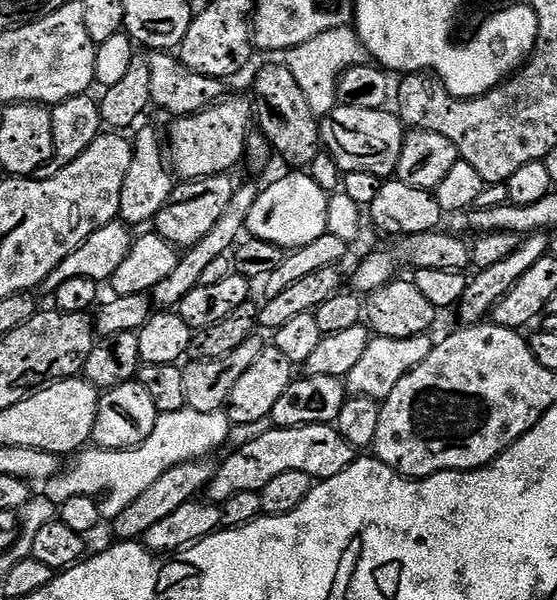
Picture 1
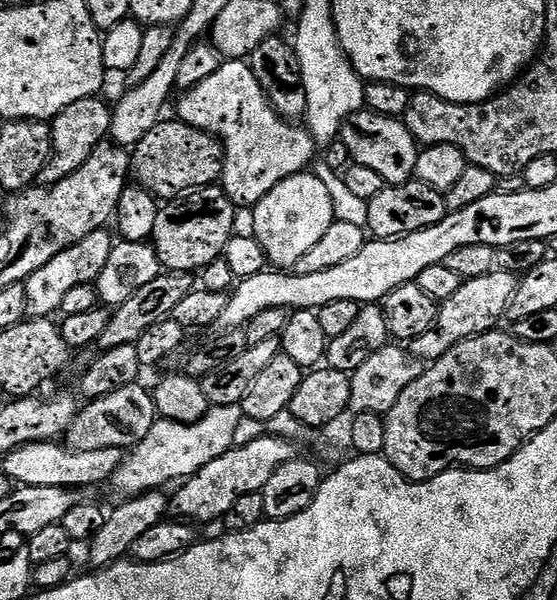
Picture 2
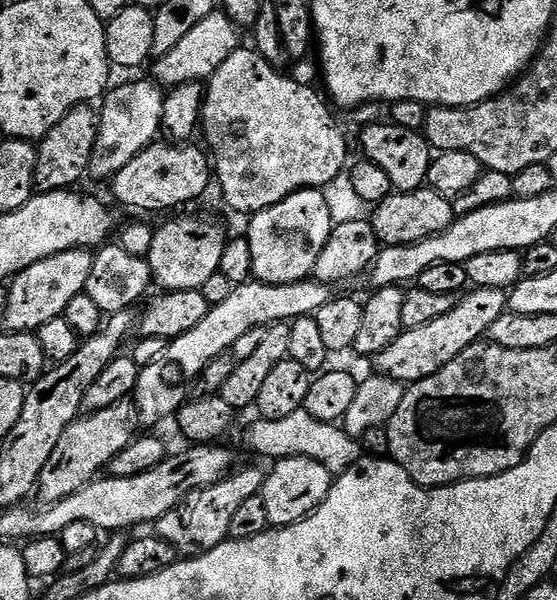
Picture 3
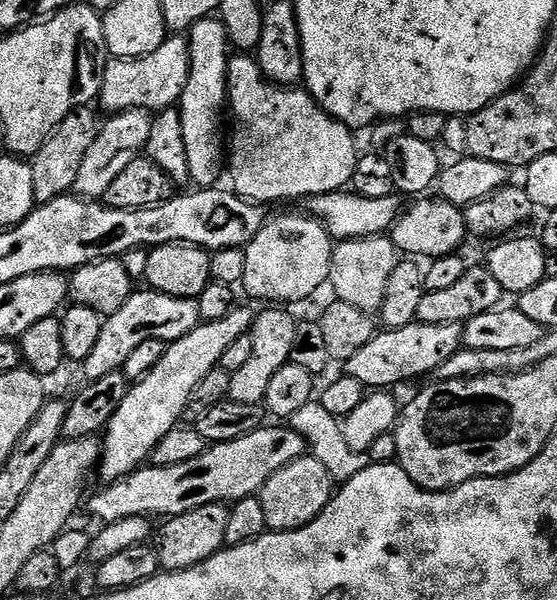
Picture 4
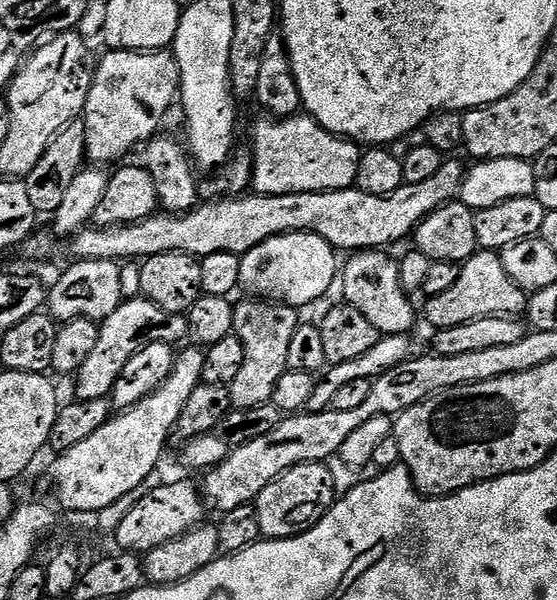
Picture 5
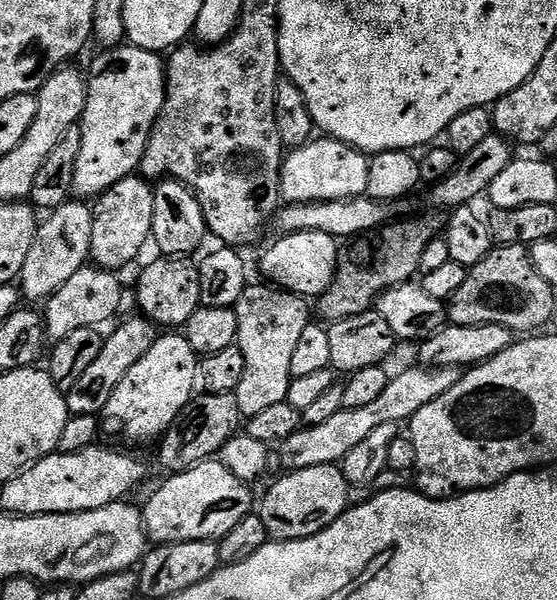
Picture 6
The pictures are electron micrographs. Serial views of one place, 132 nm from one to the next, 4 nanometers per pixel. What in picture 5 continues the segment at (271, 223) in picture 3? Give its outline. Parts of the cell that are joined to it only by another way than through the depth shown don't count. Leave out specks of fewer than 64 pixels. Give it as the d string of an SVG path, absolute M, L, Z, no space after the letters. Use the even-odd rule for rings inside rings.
M288 232L284 236L275 236L249 252L240 256L240 288L249 297L259 298L273 304L286 304L290 308L304 310L307 304L320 300L332 288L332 283L338 280L338 260L336 264L337 249L327 244L322 237L312 232Z

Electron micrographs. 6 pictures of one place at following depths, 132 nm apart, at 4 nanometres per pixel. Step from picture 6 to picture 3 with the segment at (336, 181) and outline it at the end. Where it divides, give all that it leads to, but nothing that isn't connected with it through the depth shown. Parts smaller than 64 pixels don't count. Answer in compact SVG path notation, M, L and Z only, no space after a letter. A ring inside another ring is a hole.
M241 46L236 49L222 66L207 81L206 91L204 93L204 111L202 113L202 136L208 139L206 143L207 151L214 161L214 180L218 185L220 183L220 192L224 195L224 200L236 212L248 211L248 214L255 214L282 202L287 196L292 196L295 192L303 192L306 188L317 190L327 189L327 184L332 184L340 176L340 171L349 163L348 160L348 140L344 137L342 129L336 125L336 120L332 117L333 109L326 103L325 97L315 92L308 84L299 84L296 80L291 80L288 76L283 76L281 69L277 65L266 62L255 50L248 46Z

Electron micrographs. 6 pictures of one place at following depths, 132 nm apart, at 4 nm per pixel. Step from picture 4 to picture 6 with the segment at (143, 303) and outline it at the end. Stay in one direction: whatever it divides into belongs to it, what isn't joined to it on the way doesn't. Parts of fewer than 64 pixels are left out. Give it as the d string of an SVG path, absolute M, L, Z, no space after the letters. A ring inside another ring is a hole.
M136 314L133 320L128 320L125 324L120 324L109 336L103 337L100 353L86 370L67 389L63 397L62 404L69 417L74 416L94 416L99 417L103 413L106 402L110 402L110 394L126 378L130 366L138 362L154 346L158 339L157 325L152 321L144 319L143 315Z

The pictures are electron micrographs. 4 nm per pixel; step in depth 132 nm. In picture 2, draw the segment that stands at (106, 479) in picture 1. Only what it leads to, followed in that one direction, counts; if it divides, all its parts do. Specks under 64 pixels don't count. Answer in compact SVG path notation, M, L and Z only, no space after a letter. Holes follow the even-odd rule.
M238 404L209 407L206 418L193 424L179 424L169 420L157 419L155 426L138 442L135 448L125 455L122 466L112 475L110 488L117 492L120 498L140 496L145 492L163 489L163 484L171 480L183 482L188 477L202 470L206 462L214 462L222 454L229 452L234 446L234 433L238 422L244 418L244 411Z

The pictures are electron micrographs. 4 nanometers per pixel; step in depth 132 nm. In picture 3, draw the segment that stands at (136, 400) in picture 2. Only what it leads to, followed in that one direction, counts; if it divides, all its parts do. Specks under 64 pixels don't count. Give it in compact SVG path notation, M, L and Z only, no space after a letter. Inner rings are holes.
M131 399L110 406L110 410L81 415L73 424L66 426L66 434L58 438L54 454L50 454L46 466L42 466L38 496L44 499L43 503L50 505L62 498L70 498L70 494L97 479L107 469L108 463L119 452L126 450L126 446L134 439L135 428L138 428L138 413Z

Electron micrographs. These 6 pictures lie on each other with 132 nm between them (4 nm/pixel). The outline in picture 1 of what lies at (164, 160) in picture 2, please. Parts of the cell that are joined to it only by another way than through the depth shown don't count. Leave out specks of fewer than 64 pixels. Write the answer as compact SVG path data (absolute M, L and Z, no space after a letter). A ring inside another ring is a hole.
M240 96L221 99L210 108L203 108L192 116L181 116L171 121L172 129L166 132L166 156L170 167L181 181L205 180L208 176L223 176L231 173L236 163L245 159L248 150L250 129L254 124L254 104L251 99L243 100Z

